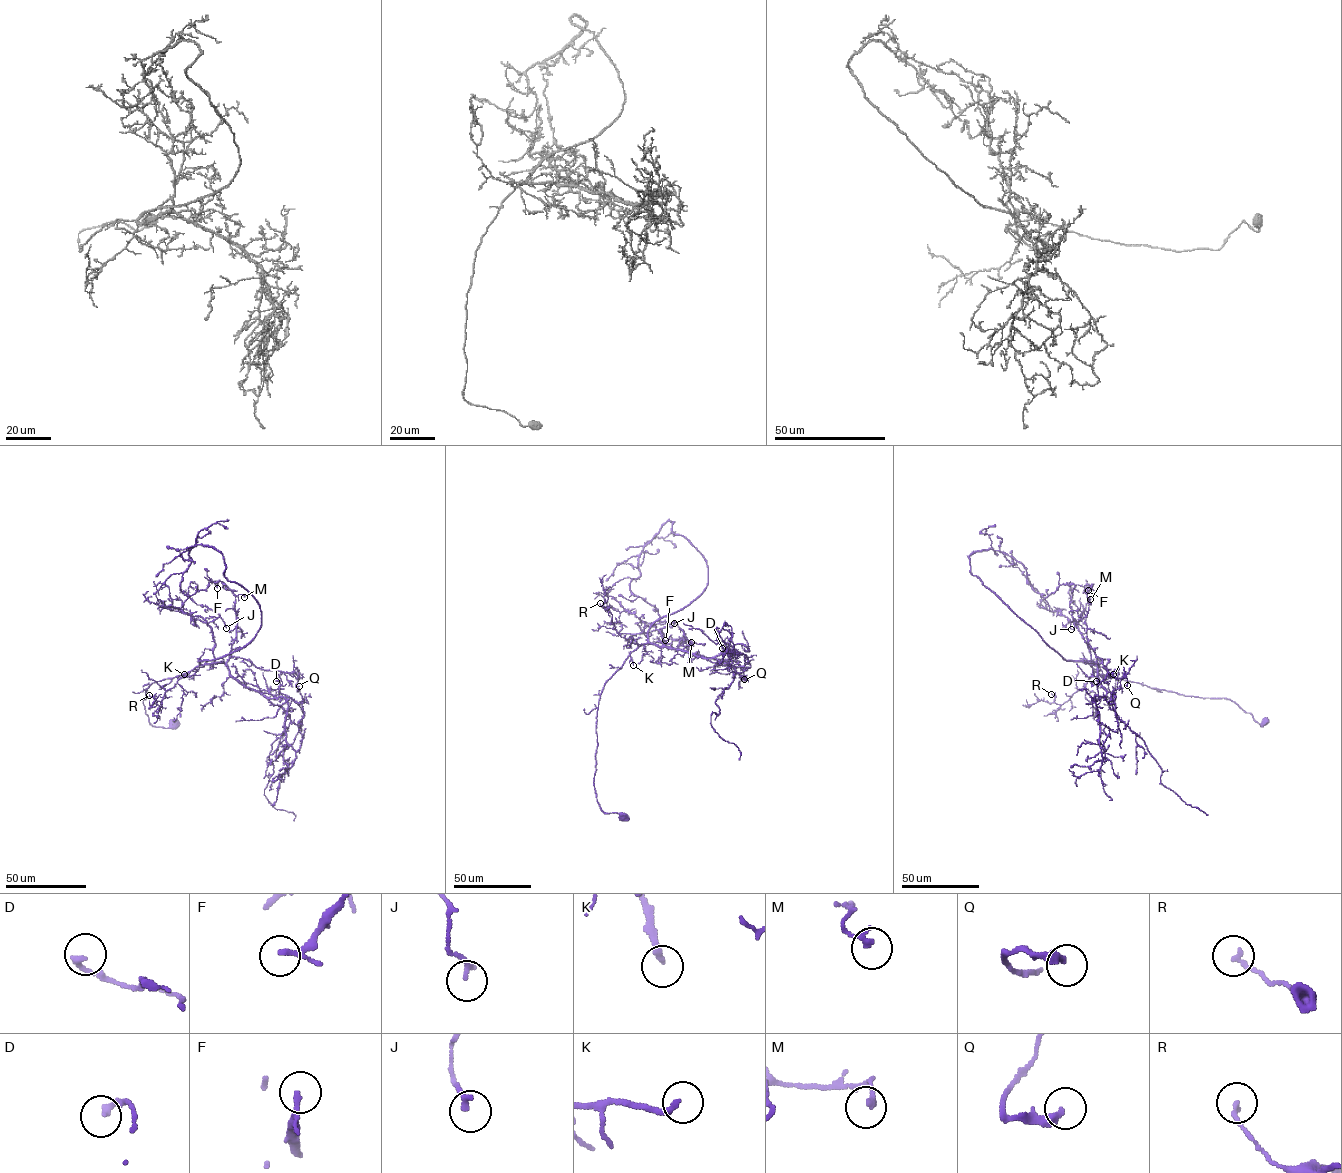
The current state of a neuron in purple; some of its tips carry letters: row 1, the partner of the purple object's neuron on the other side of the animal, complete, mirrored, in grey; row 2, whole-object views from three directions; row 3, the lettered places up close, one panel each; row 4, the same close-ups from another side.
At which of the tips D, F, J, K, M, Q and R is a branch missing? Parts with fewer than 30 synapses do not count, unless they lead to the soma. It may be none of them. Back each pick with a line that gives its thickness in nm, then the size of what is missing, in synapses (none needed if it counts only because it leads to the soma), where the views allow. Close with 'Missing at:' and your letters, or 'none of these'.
K: 220 nm | 35 syn
Missing at: K

